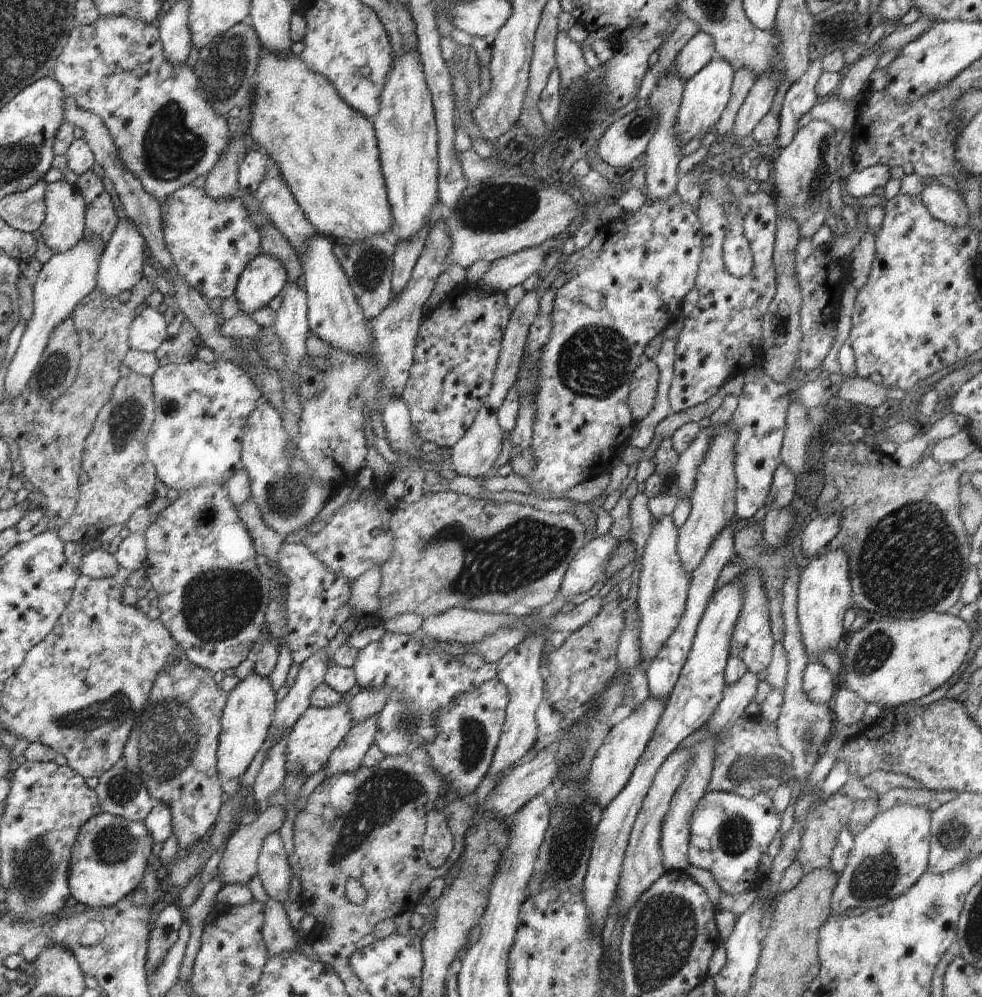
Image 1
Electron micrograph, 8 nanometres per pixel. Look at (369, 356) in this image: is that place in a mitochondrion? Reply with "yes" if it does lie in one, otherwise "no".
no

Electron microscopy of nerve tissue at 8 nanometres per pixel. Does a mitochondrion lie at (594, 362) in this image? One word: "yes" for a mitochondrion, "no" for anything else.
yes

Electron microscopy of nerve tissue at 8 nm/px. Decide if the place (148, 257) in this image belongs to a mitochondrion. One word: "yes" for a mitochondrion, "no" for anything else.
no

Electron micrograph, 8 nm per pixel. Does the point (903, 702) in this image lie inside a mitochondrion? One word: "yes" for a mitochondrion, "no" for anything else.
no

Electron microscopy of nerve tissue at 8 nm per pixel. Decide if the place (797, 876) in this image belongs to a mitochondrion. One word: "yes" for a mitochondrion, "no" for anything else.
no

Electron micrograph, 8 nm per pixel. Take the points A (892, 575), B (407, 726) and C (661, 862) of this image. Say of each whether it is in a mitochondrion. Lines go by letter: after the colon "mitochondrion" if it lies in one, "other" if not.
A: mitochondrion
B: mitochondrion
C: other

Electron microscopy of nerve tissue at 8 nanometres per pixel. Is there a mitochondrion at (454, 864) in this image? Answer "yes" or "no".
no

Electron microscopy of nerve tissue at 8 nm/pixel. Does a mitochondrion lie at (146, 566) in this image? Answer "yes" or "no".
no

